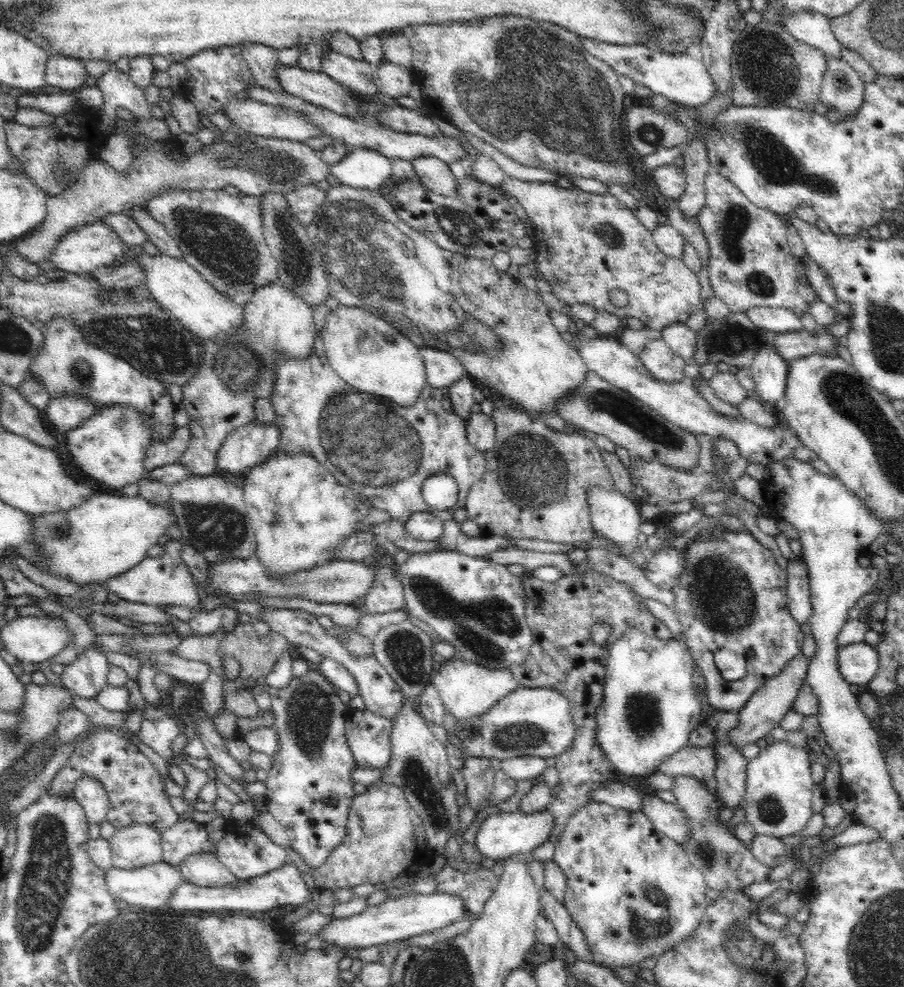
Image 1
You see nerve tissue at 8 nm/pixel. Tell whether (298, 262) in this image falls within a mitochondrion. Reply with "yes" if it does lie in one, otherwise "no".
yes

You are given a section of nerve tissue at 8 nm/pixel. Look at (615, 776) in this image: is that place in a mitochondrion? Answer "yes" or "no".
no

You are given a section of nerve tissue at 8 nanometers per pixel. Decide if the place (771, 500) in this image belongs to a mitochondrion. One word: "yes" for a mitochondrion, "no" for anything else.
no

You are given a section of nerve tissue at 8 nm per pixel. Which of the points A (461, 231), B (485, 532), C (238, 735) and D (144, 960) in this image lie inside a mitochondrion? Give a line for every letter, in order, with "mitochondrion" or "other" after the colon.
A: mitochondrion
B: other
C: other
D: mitochondrion

